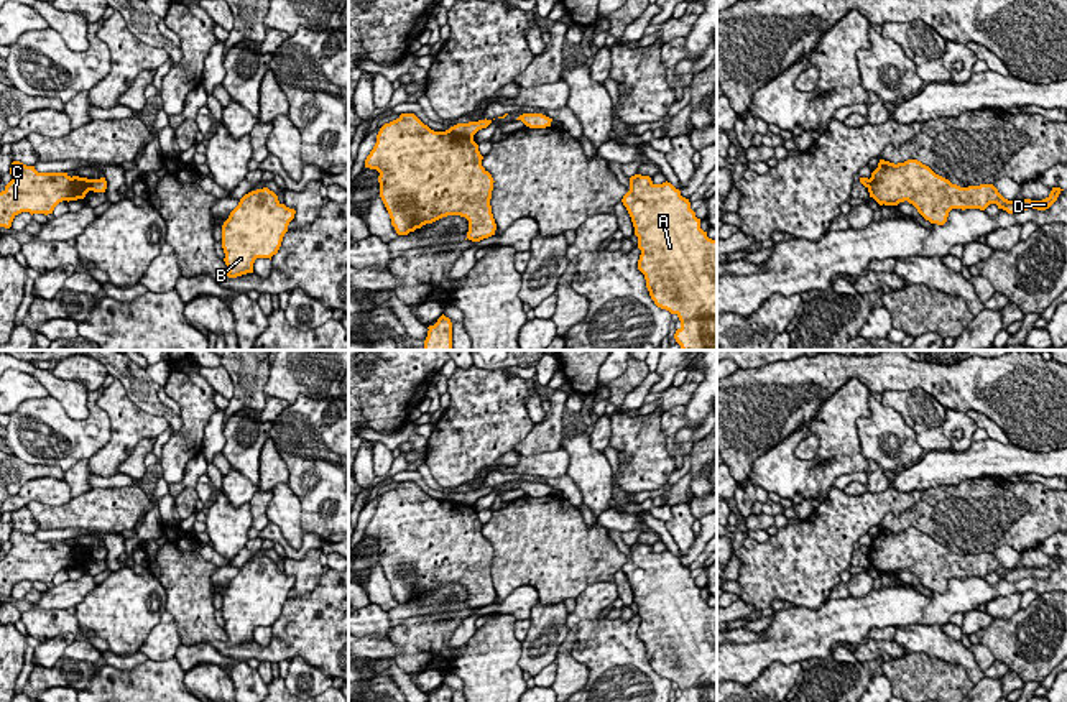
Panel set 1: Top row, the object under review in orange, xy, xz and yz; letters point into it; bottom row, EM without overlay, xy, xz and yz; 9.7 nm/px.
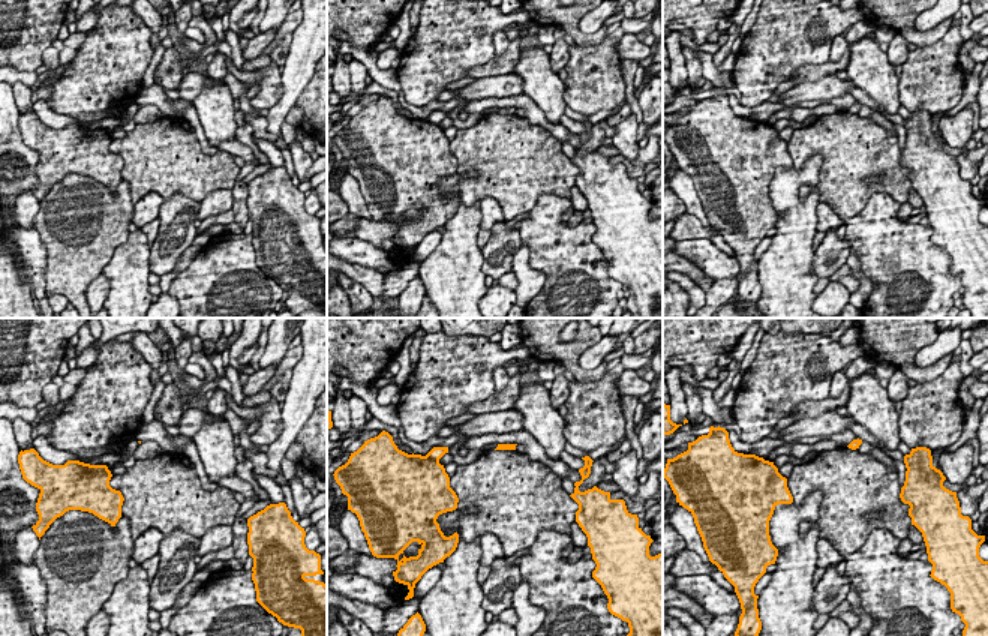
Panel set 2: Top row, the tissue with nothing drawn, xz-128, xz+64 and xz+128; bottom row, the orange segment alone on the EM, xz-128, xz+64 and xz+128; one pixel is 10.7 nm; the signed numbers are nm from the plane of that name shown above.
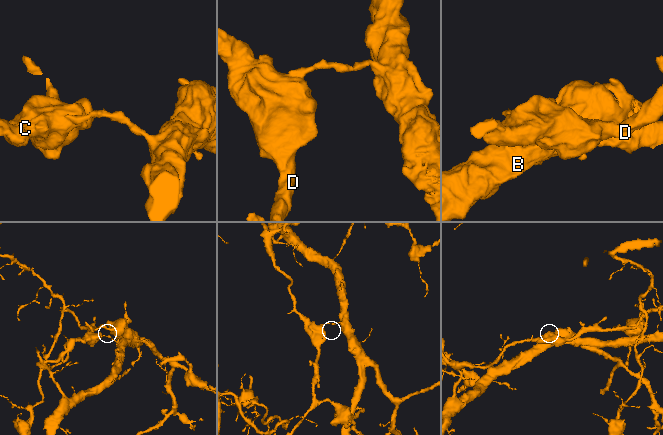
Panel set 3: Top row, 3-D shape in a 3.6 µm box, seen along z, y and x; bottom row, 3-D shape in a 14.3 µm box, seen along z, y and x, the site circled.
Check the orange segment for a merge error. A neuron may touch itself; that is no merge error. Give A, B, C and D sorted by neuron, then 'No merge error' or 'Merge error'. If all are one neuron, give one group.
Groups: A B / C D. Merge error

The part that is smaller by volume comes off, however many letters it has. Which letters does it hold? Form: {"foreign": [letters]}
{"foreign": ["C", "D"]}

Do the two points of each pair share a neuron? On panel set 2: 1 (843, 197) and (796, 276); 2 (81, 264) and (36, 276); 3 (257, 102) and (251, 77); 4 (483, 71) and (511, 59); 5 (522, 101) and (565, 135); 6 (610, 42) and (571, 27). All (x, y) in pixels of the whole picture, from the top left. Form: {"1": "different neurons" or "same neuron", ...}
{"1": "different neurons", "2": "different neurons", "3": "different neurons", "4": "same neuron", "5": "same neuron", "6": "different neurons"}

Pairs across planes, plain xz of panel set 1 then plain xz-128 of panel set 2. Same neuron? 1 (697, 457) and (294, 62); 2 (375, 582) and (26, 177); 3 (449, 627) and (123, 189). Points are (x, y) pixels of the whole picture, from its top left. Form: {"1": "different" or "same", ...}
{"1": "different", "2": "different", "3": "same"}

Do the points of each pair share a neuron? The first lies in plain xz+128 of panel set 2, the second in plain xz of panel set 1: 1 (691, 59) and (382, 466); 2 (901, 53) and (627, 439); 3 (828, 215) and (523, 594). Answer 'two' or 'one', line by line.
1: one
2: two
3: one

